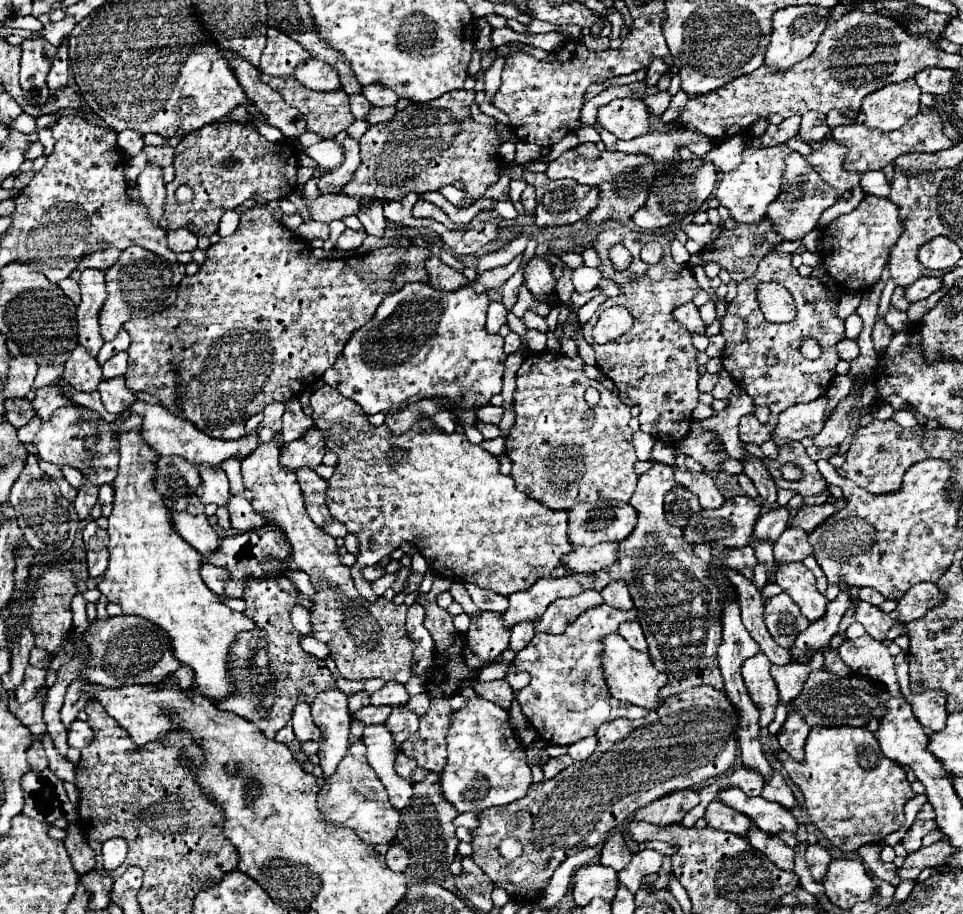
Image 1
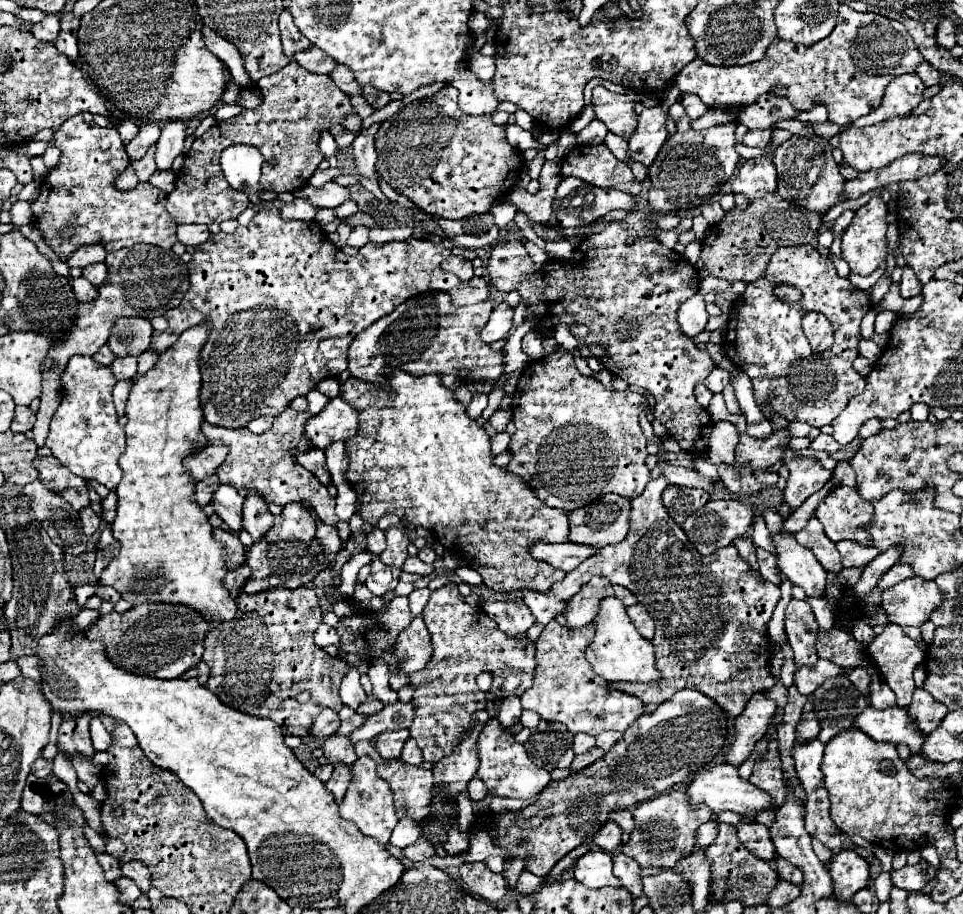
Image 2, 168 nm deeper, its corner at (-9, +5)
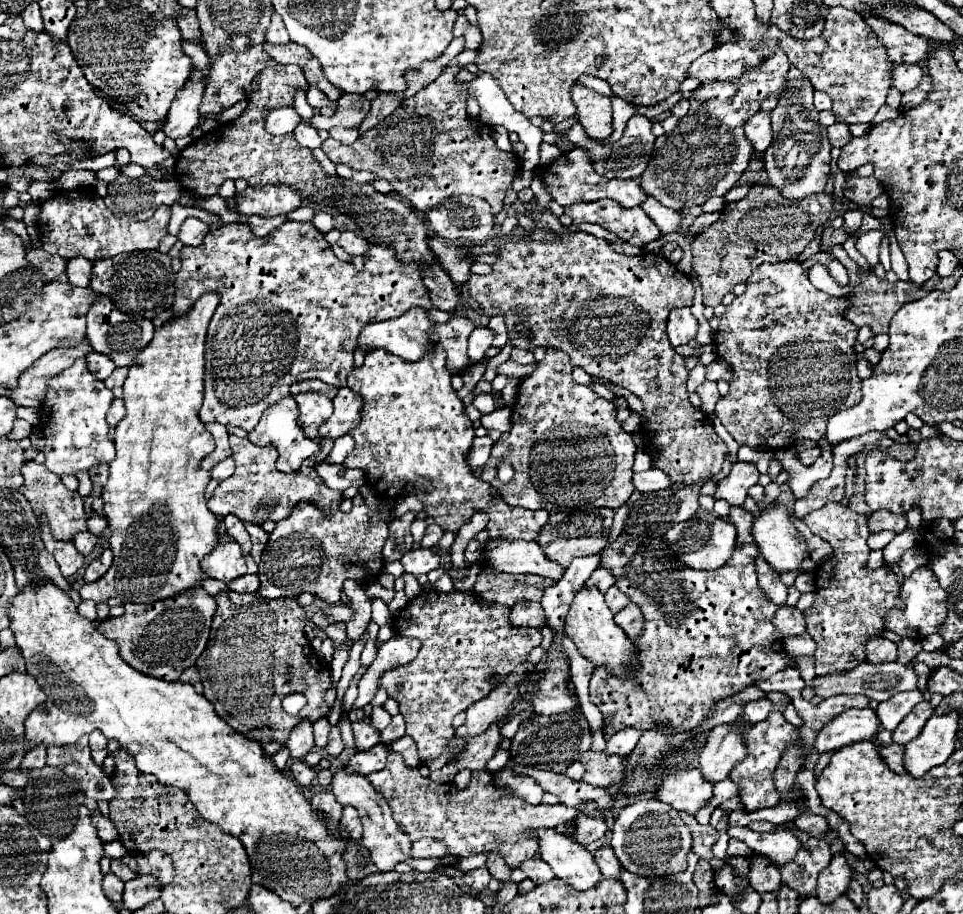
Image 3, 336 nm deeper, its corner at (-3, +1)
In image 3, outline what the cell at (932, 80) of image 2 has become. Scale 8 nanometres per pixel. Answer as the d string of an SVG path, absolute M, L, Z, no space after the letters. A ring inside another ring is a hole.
M895 65L893 67L893 81L891 81L891 87L895 87L897 91L905 93L909 89L915 89L921 81L923 73L921 73L921 67L919 65Z

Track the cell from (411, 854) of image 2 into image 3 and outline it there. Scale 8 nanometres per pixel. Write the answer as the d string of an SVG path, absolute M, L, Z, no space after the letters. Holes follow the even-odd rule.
M425 837L413 843L413 857L415 859L427 859L427 857L445 857L449 855L449 851L445 849L445 843Z

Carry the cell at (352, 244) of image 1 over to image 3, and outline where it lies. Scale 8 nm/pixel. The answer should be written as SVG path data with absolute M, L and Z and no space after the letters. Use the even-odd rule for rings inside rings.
M343 231L337 243L339 243L349 255L363 255L363 253L369 249L369 243L367 243L363 237L359 237L359 235L351 233L351 231Z

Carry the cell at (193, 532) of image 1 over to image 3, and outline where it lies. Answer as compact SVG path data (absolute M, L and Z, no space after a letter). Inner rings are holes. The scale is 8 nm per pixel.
M235 541L217 545L213 553L201 559L201 569L205 569L211 579L219 579L223 583L229 583L247 573L245 557L241 555L241 547Z

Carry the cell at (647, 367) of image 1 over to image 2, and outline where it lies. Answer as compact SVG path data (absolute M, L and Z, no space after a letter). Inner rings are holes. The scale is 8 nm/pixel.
M609 223L601 233L583 239L583 243L575 249L575 253L569 259L547 261L537 273L533 273L533 263L521 243L503 243L493 249L487 263L487 271L491 283L499 291L519 289L521 299L529 303L527 315L539 315L537 329L549 329L557 323L585 323L589 327L585 343L591 349L591 355L597 357L601 365L615 377L625 379L629 385L647 389L655 397L653 415L667 427L669 437L691 453L703 453L709 447L707 439L711 433L711 419L709 413L697 403L693 389L701 379L705 379L711 373L715 363L711 361L709 353L697 349L693 339L683 335L683 331L677 325L679 305L699 291L699 273L687 259L679 257L679 253L665 247L653 237L639 237L631 245L625 245L621 255L623 259L617 261L617 243L627 243L627 239L629 231L623 223Z

